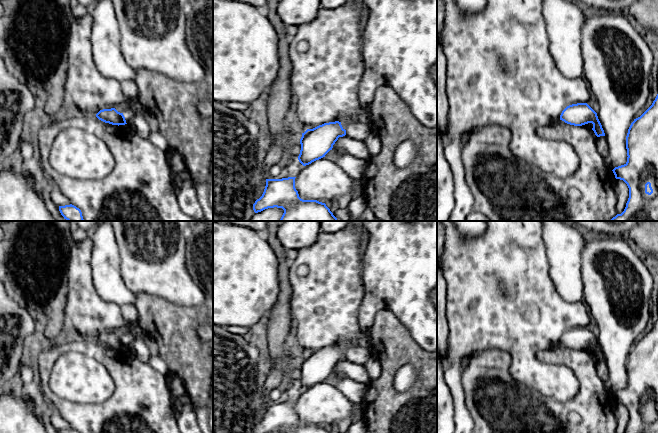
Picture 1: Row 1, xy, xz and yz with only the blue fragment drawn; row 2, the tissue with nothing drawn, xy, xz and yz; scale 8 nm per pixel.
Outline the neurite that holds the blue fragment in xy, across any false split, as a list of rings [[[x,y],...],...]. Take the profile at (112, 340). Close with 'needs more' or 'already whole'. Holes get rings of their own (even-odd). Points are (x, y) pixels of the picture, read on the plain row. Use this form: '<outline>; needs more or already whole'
[[[115,332],[100,334],[96,338],[96,341],[99,344],[112,349],[119,350],[127,348],[123,337],[118,336]]]; already whole

